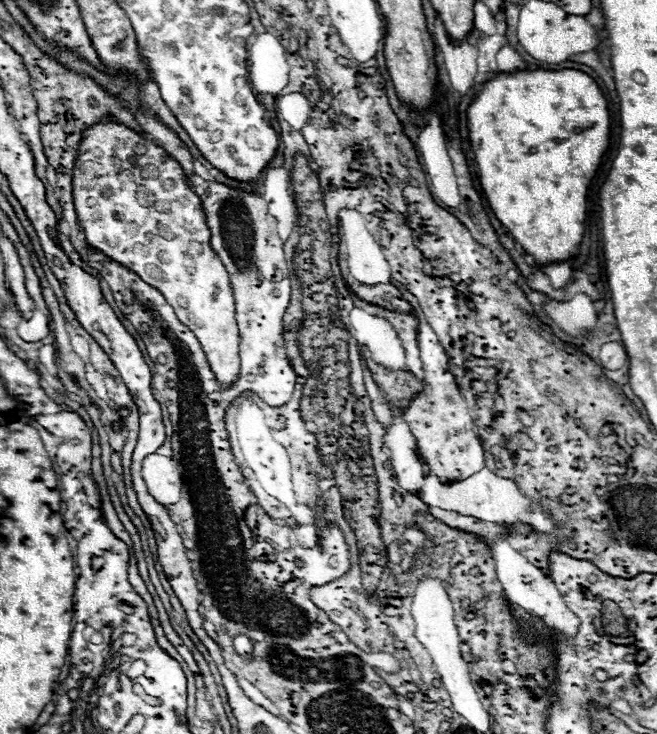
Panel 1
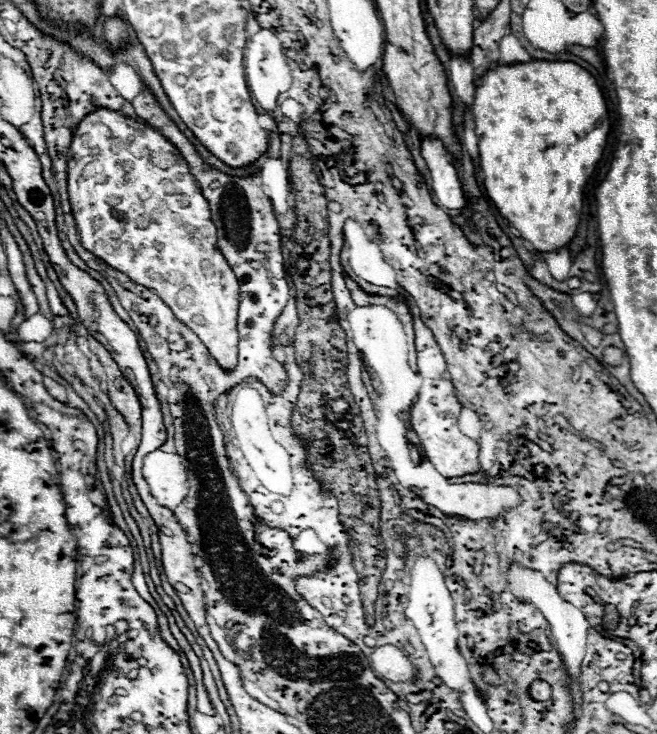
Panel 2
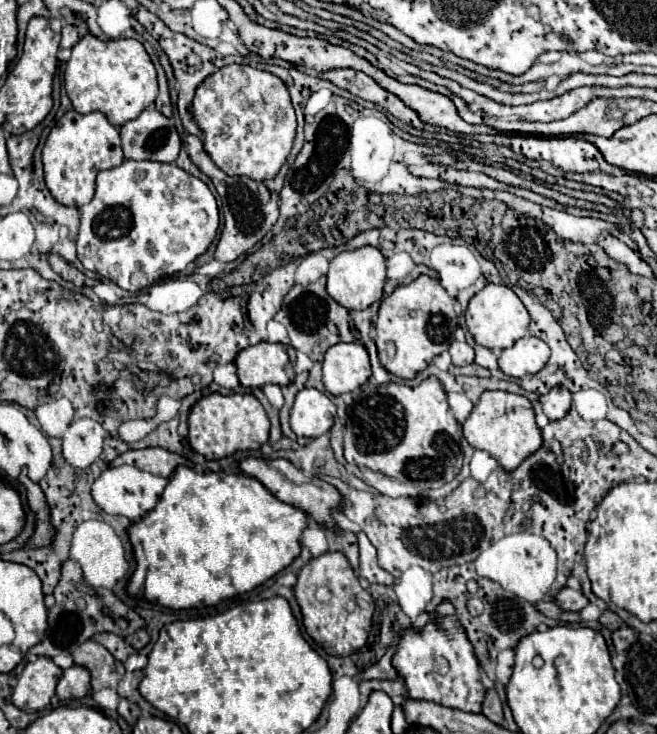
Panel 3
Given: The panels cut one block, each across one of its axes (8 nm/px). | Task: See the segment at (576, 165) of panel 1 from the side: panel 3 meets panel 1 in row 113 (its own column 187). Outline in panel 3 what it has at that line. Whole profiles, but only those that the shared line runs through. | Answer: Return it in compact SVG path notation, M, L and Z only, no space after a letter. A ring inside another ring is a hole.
M178 466L156 508L128 528L136 558L136 570L130 578L128 594L142 594L146 600L174 610L216 606L226 598L254 590L290 566L300 554L300 536L306 526L306 512L278 500L262 482L248 474L198 474L188 466Z

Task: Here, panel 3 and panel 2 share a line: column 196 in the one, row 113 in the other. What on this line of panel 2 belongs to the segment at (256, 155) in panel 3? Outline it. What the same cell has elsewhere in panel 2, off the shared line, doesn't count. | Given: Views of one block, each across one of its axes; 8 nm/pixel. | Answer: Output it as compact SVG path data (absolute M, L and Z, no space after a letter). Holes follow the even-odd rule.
M98 108L76 126L68 154L68 200L72 216L76 216L82 246L108 266L136 280L136 284L152 288L172 308L174 316L200 336L216 362L224 370L232 370L238 358L236 324L240 284L218 248L210 204L180 150L152 124L128 118L110 108Z

